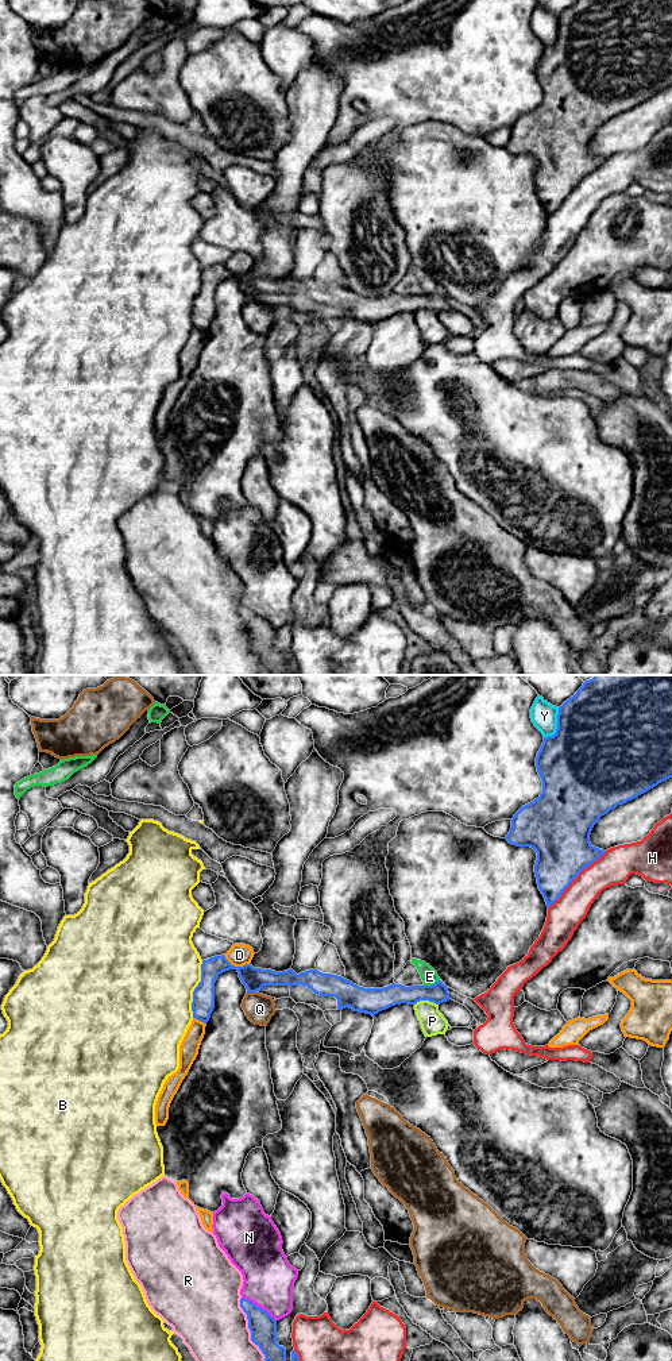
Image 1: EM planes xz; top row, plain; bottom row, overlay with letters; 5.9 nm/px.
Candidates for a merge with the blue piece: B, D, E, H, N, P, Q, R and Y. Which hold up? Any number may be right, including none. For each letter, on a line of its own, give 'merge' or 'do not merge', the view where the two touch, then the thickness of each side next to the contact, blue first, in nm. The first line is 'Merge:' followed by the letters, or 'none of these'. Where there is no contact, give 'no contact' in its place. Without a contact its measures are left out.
Merge: none of these
B: do not merge; meets blue in xz; 140 nm thick on the blue side, 480 nm on the other
D: do not merge; meets blue in xz; 140 nm thick on the blue side, 140 nm on the other
E: do not merge; meets blue in xz; 130 nm thick on the blue side, 100 nm on the other
H: do not merge; meets blue in xz; 340 nm thick on the blue side, 200 nm on the other
N: do not merge; meets blue in xz; 160 nm thick on the blue side, 300 nm on the other
P: do not merge; meets blue in xz; 130 nm thick on the blue side, 150 nm on the other
Q: do not merge; meets blue in xz; 140 nm thick on the blue side, 170 nm on the other
R: do not merge; meets blue in xz; 160 nm thick on the blue side, 400 nm on the other
Y: do not merge; meets blue in xz; 500 nm thick on the blue side, 160 nm on the other

